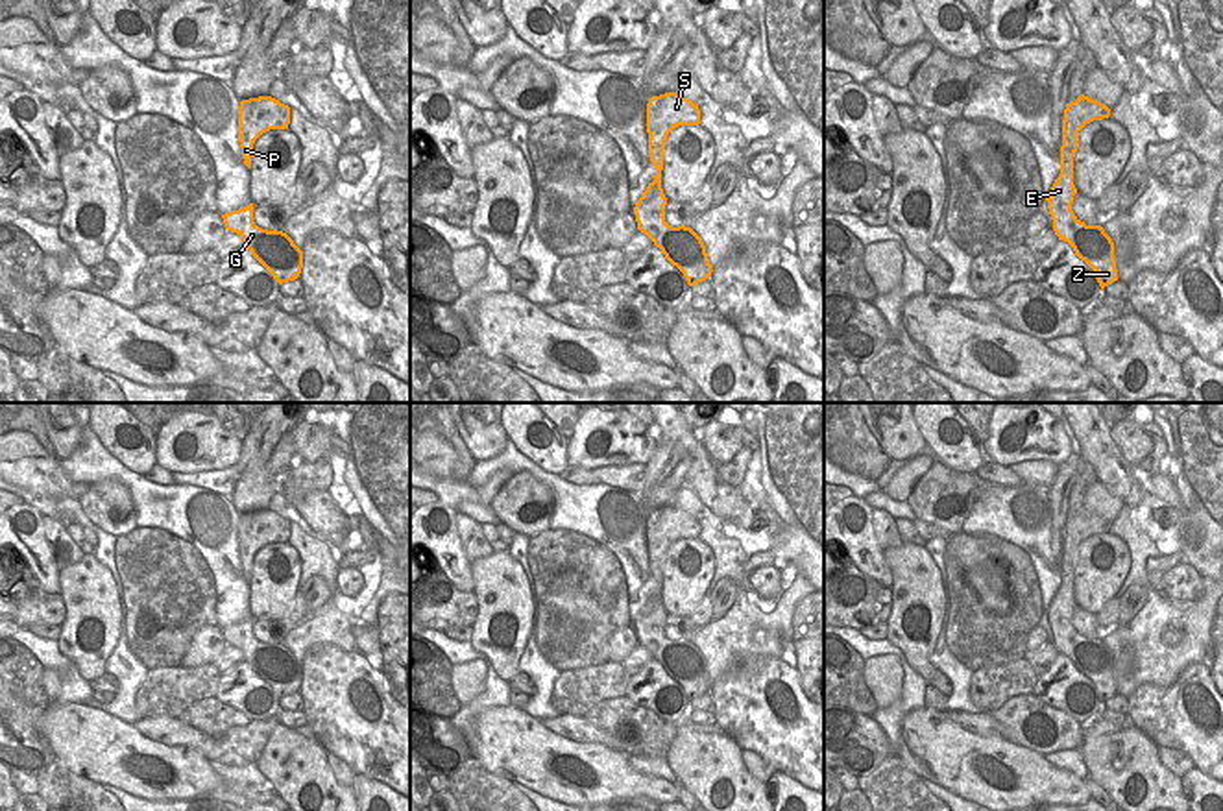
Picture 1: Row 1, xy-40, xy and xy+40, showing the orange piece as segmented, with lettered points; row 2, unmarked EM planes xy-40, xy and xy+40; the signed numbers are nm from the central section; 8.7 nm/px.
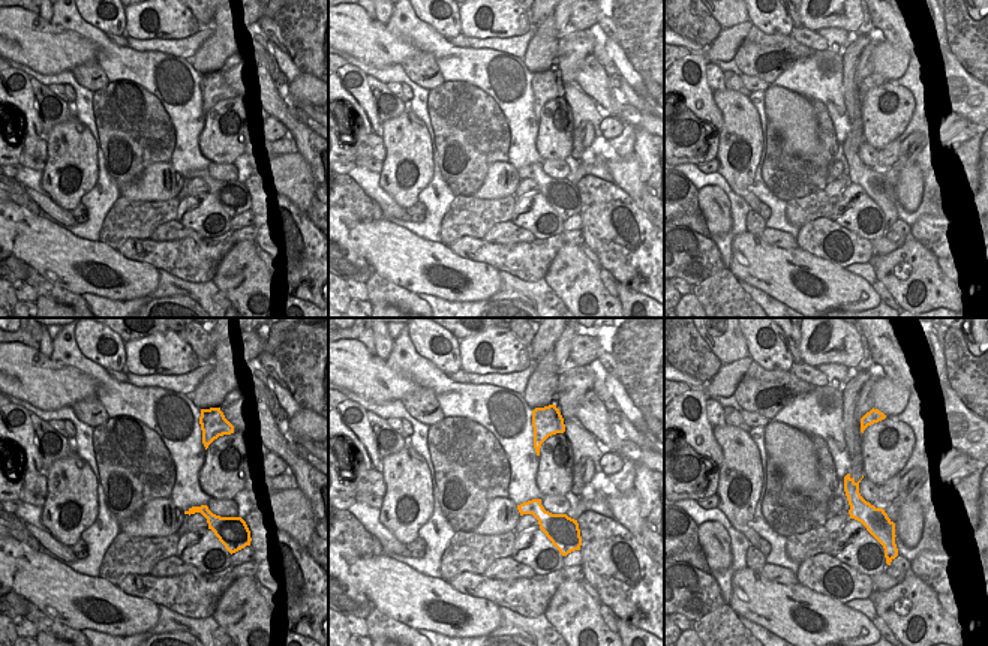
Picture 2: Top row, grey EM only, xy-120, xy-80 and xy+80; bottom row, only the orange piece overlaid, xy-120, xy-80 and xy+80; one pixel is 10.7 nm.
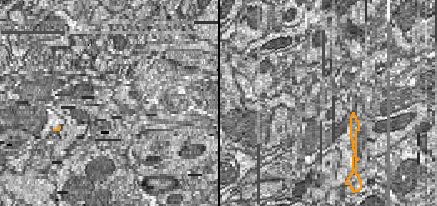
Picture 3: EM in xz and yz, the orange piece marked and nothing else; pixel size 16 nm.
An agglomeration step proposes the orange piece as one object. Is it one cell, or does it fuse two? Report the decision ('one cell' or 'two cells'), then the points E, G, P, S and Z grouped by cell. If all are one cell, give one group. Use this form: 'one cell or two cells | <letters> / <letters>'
one cell | E G P S Z

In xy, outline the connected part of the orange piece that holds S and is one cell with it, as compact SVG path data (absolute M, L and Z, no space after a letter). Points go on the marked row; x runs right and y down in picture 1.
M676 92L648 98L648 157L656 168L656 176L634 207L637 229L645 233L654 246L661 249L665 259L684 273L689 286L709 279L713 270L702 238L691 227L672 227L665 222L667 198L661 188L661 170L667 135L678 126L698 124L698 103L693 103Z

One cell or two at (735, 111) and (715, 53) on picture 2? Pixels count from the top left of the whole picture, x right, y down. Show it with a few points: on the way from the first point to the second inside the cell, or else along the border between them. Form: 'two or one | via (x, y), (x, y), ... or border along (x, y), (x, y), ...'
two | border along (712, 92), (723, 126)

